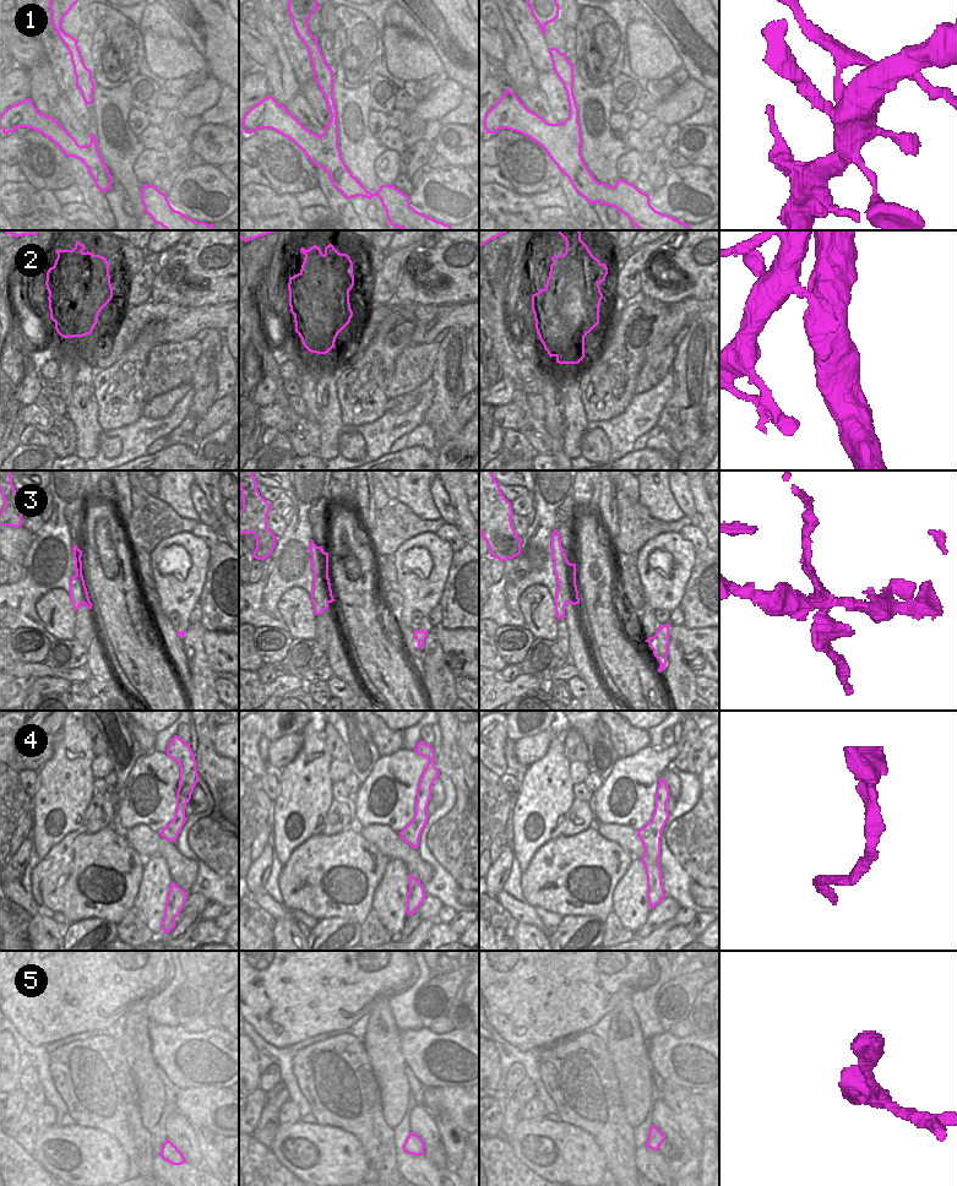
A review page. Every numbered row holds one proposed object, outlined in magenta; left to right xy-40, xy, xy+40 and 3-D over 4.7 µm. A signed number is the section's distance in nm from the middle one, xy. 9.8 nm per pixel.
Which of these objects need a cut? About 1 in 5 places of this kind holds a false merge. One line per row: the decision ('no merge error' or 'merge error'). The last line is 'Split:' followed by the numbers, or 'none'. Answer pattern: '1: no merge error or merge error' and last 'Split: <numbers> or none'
1: merge error
2: merge error
3: merge error
4: no merge error
5: no merge error
Split: 1, 2, 3

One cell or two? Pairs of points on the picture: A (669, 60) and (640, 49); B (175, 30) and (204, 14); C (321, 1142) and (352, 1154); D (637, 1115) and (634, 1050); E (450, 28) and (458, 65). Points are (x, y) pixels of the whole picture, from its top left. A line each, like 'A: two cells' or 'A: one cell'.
A: one cell
B: two cells
C: one cell
D: one cell
E: one cell

